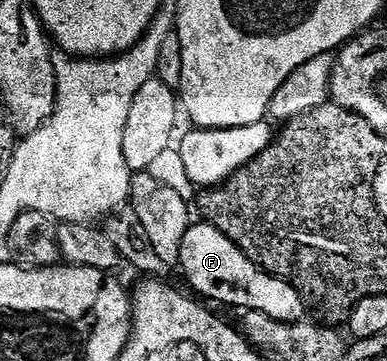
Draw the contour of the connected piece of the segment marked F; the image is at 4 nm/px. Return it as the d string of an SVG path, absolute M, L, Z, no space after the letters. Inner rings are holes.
M203 221L193 222L182 241L179 270L184 270L191 290L205 300L225 303L228 307L240 307L244 311L261 311L284 323L300 321L305 318L304 300L286 281L275 279L261 267L251 263L248 258L223 235L217 227Z

